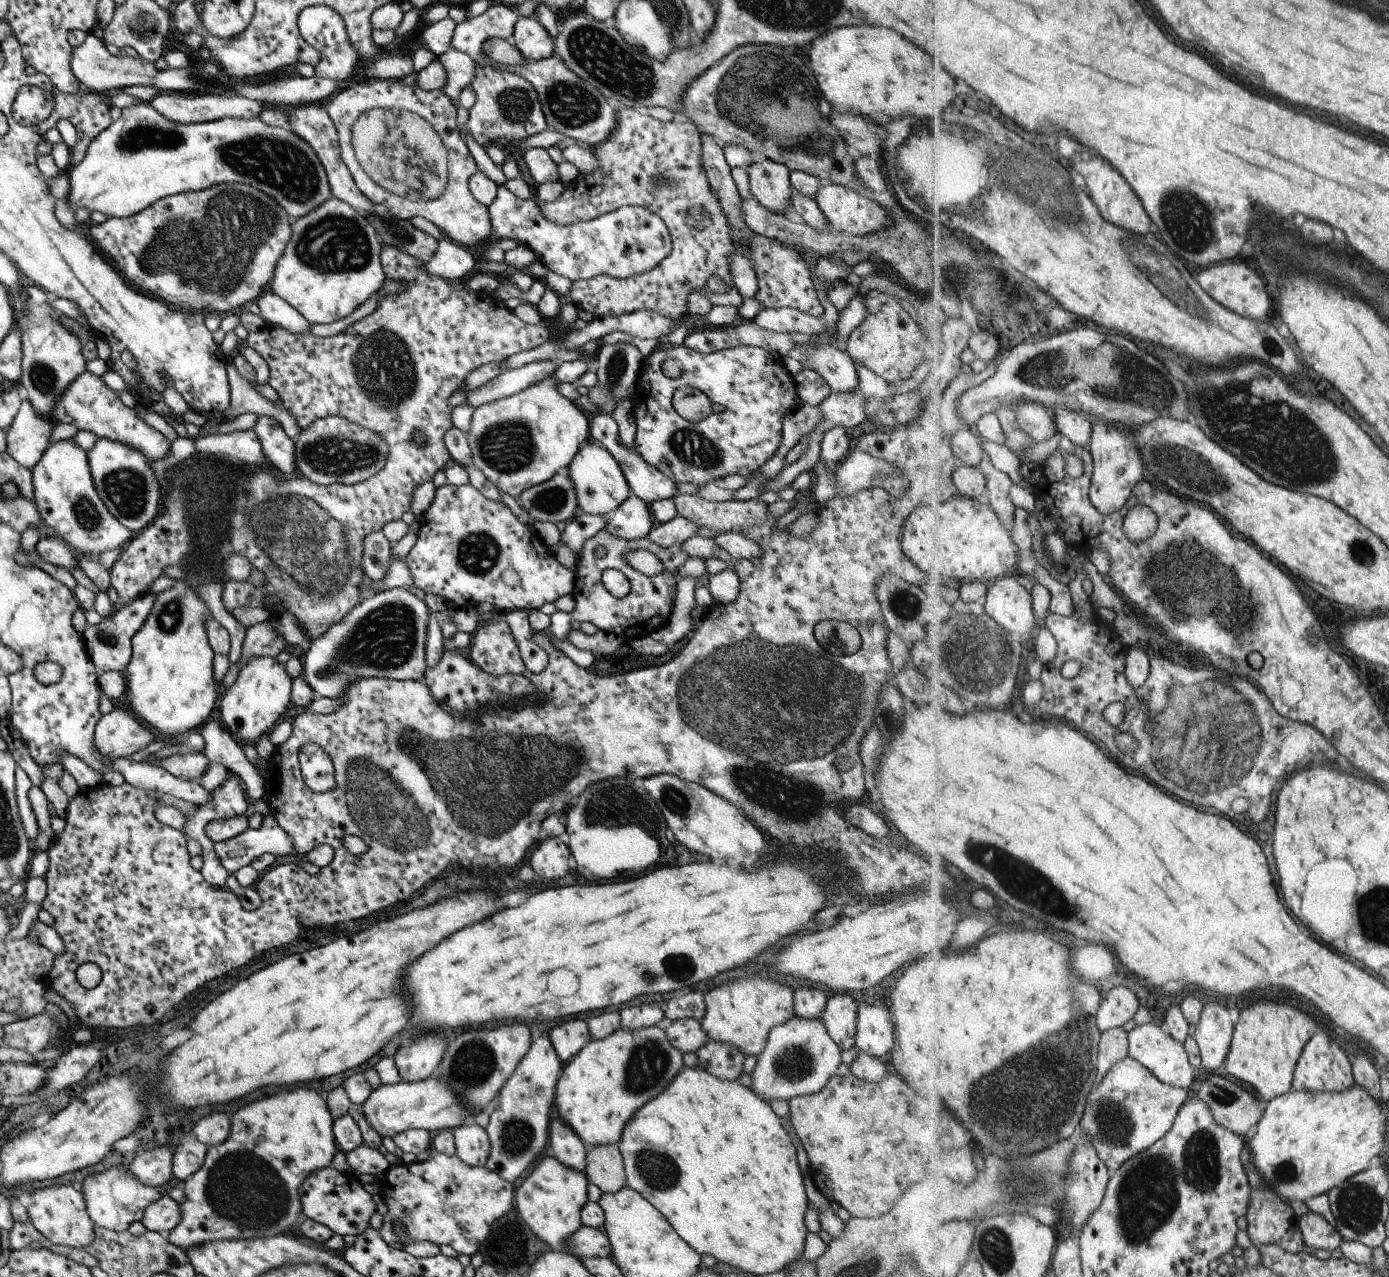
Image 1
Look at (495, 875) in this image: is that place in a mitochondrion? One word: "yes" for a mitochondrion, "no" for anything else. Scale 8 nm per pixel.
no

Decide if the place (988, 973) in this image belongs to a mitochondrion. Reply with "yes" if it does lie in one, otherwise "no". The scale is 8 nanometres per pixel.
no

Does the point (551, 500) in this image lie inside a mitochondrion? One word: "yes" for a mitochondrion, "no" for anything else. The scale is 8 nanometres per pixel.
yes

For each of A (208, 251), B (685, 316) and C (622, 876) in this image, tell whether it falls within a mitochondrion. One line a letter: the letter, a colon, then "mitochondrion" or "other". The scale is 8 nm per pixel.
A: mitochondrion
B: other
C: other

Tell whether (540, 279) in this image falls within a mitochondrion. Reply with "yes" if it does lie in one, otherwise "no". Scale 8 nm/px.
no

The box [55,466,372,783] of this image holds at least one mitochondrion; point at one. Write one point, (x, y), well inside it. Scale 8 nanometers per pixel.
(309, 545)

